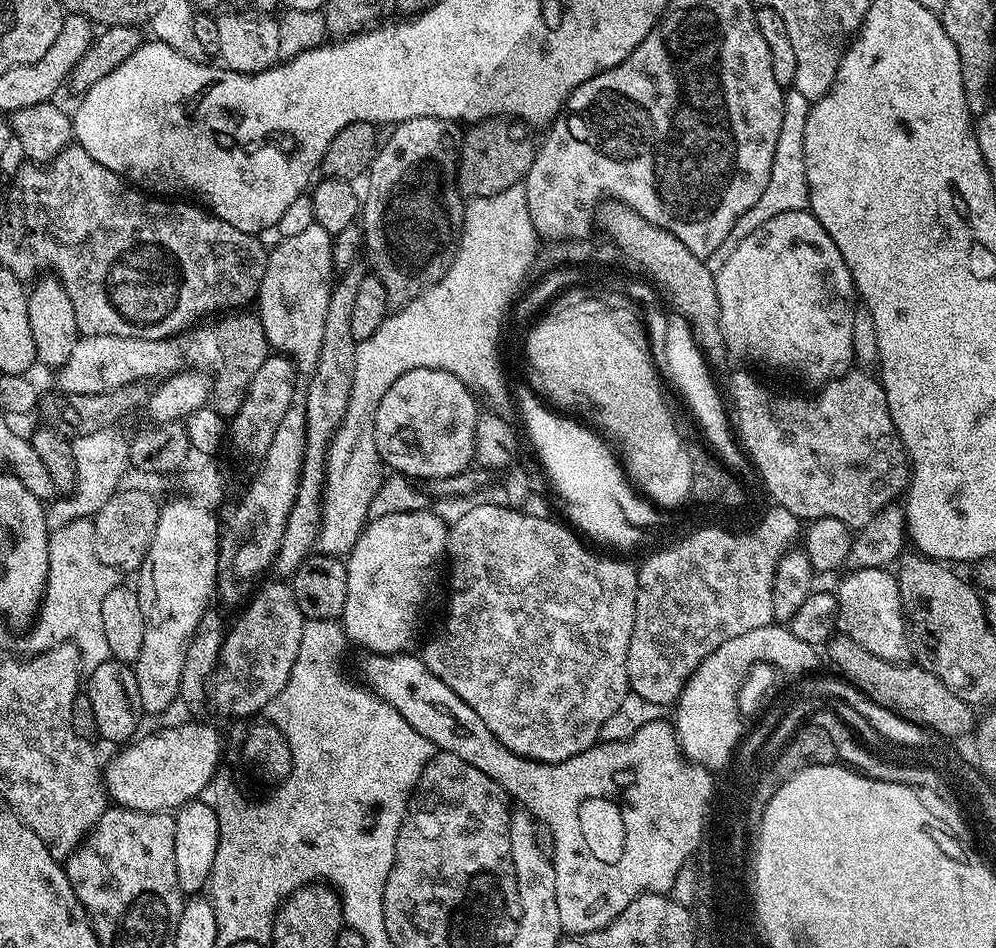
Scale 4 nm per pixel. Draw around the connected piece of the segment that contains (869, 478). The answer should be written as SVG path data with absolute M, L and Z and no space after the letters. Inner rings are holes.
M853 370L840 376L836 380L830 380L823 385L813 396L783 396L780 392L771 392L768 388L760 385L760 380L756 376L751 376L748 372L736 372L728 380L728 390L726 396L730 401L730 412L734 417L734 431L742 445L744 452L751 461L752 467L758 473L759 483L764 483L764 488L773 496L775 503L781 508L790 510L801 521L807 522L818 518L838 518L838 522L846 522L849 528L859 530L863 528L870 518L878 515L883 508L889 507L896 495L903 493L907 489L910 479L910 461L904 444L900 441L900 436L896 433L894 422L890 418L890 406L886 402L886 390L880 385L879 379L872 376L868 370Z

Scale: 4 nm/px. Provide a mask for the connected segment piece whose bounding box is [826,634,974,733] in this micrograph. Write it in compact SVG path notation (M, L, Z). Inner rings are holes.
M843 634L833 635L826 645L826 651L832 661L833 669L842 667L844 670L841 677L848 681L861 692L861 697L885 707L901 720L908 720L910 723L919 725L924 730L936 725L944 733L962 732L971 733L974 728L973 705L967 704L958 694L951 692L945 684L930 670L920 667L915 662L895 664L886 662L886 658L878 658L866 650L866 646L858 646L850 637Z

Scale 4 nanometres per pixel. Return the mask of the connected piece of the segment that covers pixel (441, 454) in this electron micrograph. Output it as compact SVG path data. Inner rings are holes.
M419 368L402 374L402 378L398 378L398 382L394 382L390 390L386 390L382 402L378 402L378 410L372 419L374 438L381 461L391 471L393 468L394 471L405 472L408 476L421 476L421 481L424 482L465 471L473 463L476 454L476 404L478 405L478 400L472 389L446 370Z

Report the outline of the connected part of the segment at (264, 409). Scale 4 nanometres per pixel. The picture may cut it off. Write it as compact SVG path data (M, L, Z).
M269 354L266 362L254 374L244 395L242 406L230 420L230 444L233 444L244 456L263 458L270 446L270 438L274 438L274 430L278 430L278 422L282 422L286 410L290 410L290 402L298 390L298 373L287 356Z

